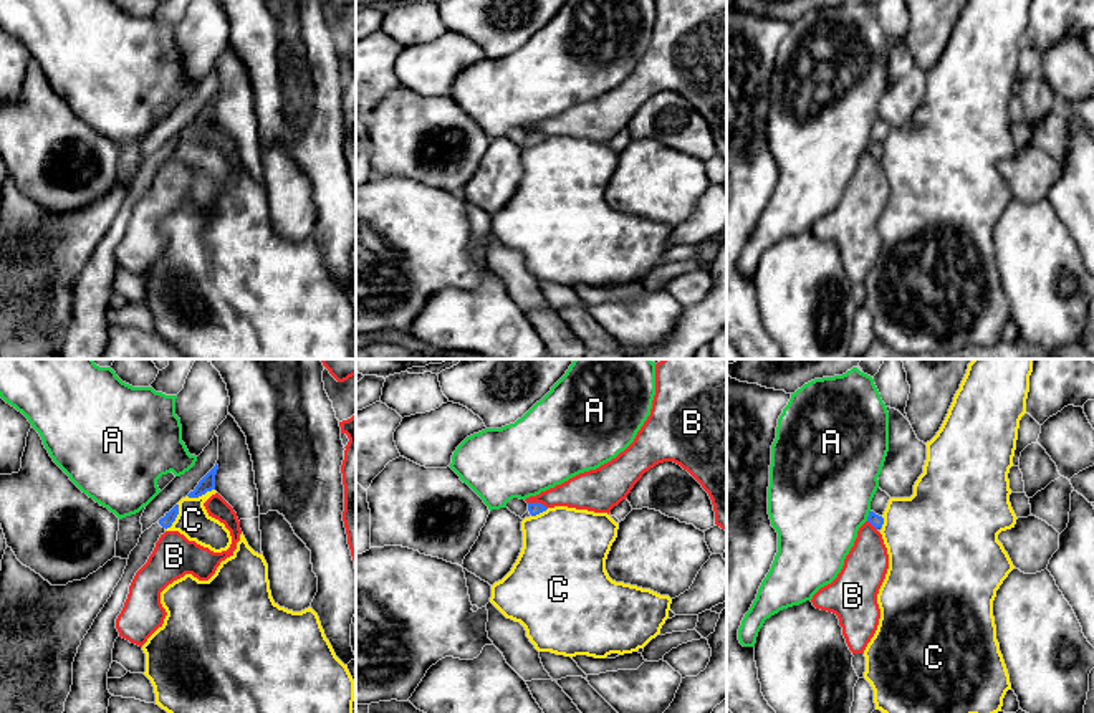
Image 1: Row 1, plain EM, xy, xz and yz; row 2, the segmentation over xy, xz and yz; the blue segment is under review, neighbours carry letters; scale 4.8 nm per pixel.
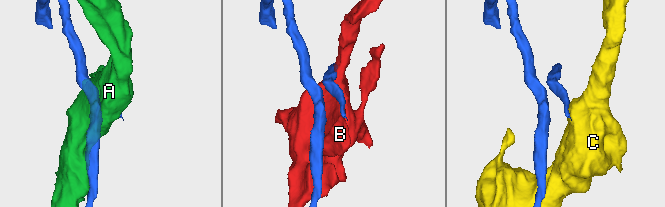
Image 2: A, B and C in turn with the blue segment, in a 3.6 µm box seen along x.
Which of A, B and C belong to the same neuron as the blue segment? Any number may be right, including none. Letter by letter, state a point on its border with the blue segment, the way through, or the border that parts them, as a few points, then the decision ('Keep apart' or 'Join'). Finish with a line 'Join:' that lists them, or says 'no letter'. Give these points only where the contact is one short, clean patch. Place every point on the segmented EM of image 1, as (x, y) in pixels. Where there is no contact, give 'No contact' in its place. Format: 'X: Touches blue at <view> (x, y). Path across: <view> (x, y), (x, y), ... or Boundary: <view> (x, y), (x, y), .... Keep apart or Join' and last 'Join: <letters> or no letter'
A: Touches blue at yz (869, 515). Keep apart
B: Touches blue at xz (538, 503). Keep apart
C: Touches blue at xy (201, 495). Keep apart
Join: no letter

